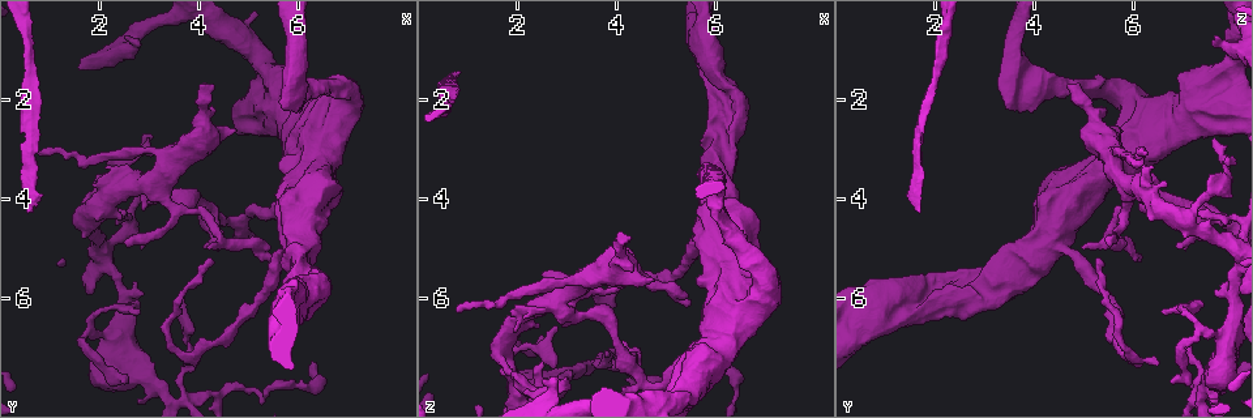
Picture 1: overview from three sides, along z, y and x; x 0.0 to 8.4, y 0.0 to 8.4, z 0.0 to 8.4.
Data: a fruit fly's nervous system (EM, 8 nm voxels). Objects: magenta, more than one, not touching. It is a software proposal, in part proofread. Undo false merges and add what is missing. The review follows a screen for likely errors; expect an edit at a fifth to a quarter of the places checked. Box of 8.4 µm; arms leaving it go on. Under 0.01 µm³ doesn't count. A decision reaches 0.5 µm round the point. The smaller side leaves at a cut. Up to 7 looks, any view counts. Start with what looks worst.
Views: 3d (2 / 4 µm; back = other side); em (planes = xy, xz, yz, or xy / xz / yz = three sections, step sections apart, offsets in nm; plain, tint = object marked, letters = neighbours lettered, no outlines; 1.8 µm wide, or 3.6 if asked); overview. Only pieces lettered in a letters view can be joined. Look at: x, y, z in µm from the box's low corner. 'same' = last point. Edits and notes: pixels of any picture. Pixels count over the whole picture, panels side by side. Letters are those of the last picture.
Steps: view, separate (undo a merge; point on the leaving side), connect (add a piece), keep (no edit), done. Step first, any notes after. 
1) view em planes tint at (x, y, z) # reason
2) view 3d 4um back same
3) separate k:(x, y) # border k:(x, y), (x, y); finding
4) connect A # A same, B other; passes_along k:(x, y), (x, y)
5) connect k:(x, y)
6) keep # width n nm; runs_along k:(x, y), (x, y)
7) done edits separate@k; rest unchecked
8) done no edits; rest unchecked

view 3d 2um at (0.60, 4.20, 1.75) # free end

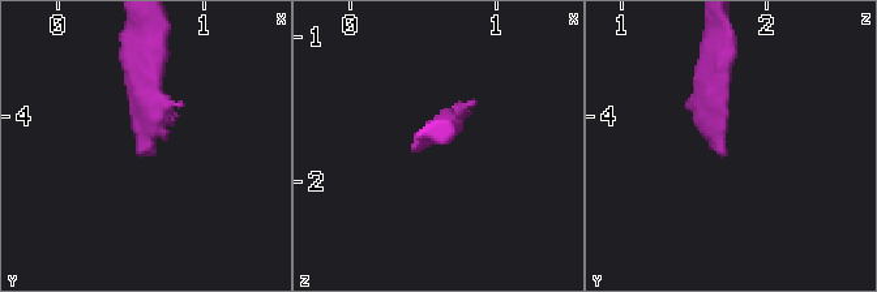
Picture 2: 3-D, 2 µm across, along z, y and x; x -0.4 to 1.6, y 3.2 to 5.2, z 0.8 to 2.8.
view em xz step 16 tint at (0.56, 4.24, 1.70)

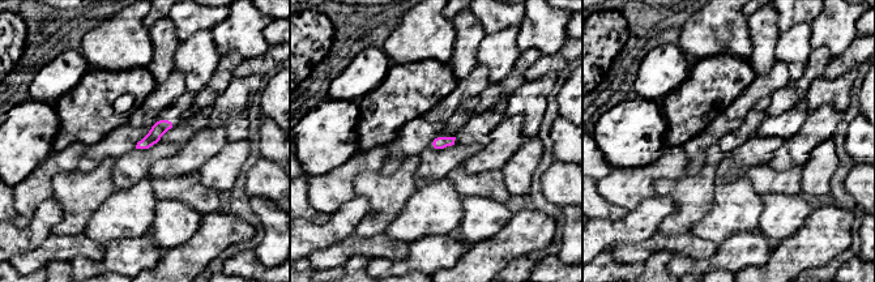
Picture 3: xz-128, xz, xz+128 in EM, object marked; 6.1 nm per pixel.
view em planes letters same # another direction

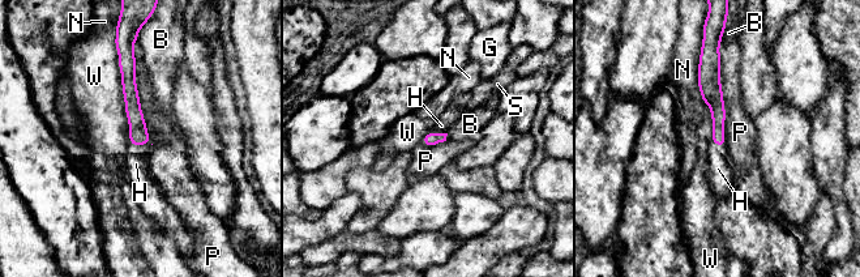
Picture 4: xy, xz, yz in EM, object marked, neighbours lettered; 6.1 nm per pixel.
connect H # B other, G other, H same, N other, P other, S other, W other; passes_along 4:(431, 139), (436, 133), (458, 106); the neuron continues

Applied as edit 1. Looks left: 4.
view 3d 4um at (2.85, 3.70, 5.95) # arms run side by side

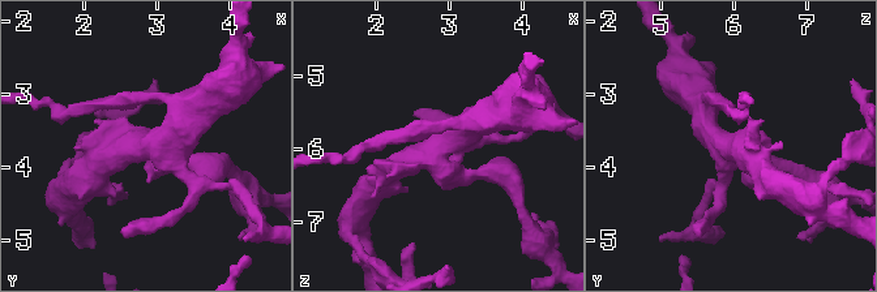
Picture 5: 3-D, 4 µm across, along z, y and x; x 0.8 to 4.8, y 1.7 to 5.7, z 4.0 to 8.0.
view em planes letters at (2.90, 3.70, 6.00) # arms 4

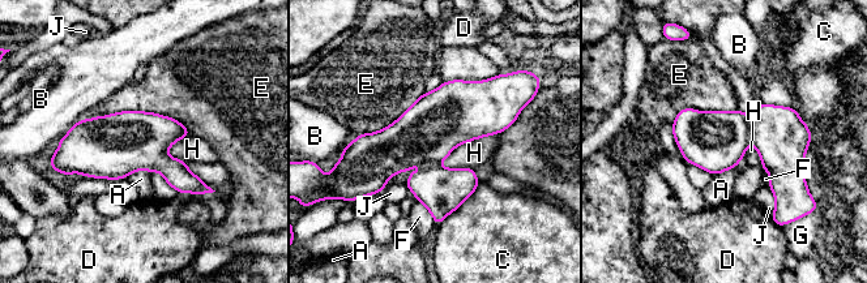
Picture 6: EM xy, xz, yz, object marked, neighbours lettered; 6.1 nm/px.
separate 6:(778, 134) # width 380 nm; A other, B other, C other, D other, E other, F other, G other, H other, J other; border 6:(748, 116), (751, 138); two neurons meet here

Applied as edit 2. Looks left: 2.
done edits connect@4, separate@6; rest unchecked

